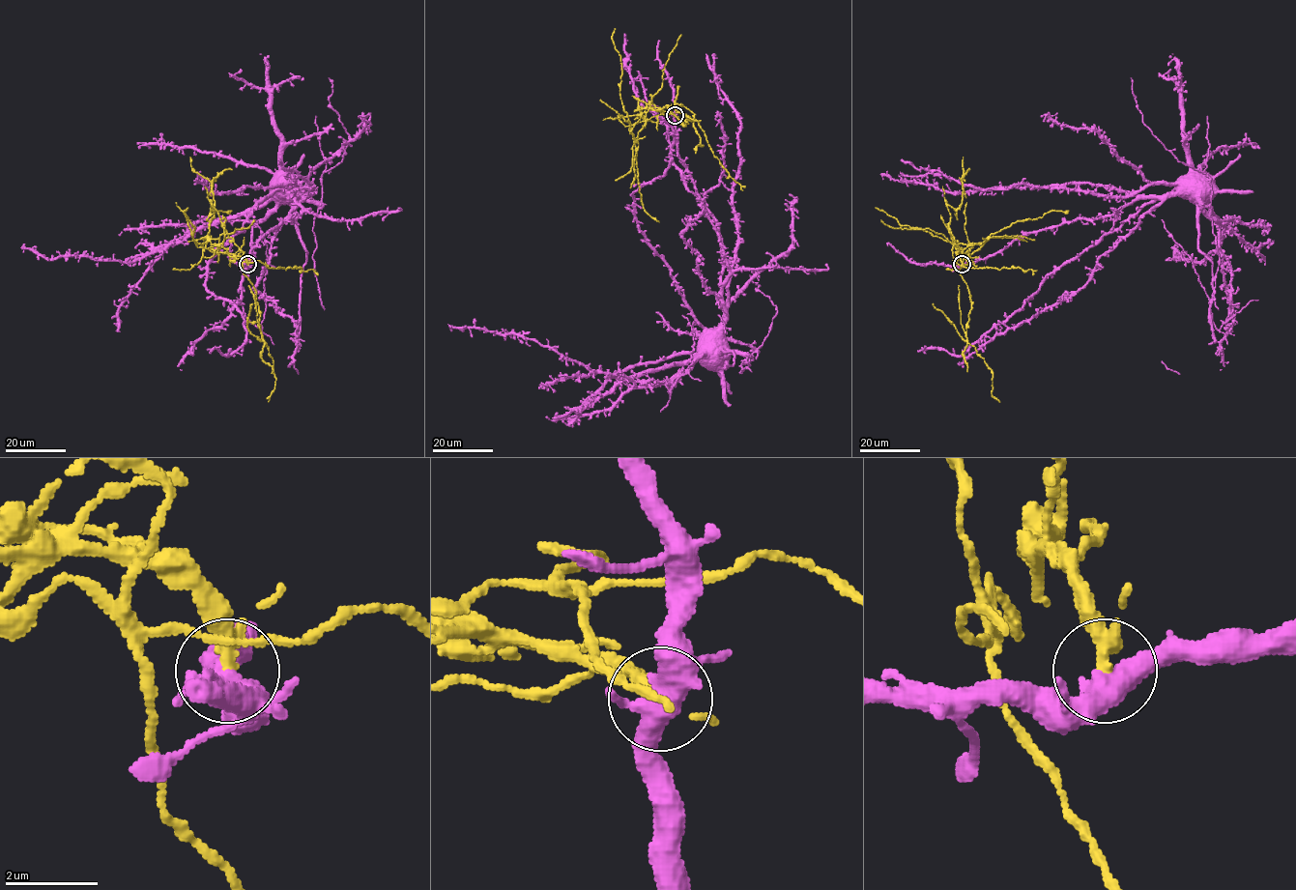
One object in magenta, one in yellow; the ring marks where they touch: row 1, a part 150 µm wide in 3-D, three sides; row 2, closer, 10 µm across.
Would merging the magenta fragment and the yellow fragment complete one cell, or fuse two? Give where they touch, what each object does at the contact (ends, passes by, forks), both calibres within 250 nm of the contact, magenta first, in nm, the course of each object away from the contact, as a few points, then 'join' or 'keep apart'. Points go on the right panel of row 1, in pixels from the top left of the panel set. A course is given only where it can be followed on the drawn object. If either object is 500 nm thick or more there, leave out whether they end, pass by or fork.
at (962, 264); magenta forks there; yellow ends there; 440 nm thick on the magenta side, 360 nm on the other; magenta runs (962, 264), (987, 259), (1031, 232), (1105, 217), (1176, 189), (1066, 261), (1021, 308), (961, 356), (917, 351); yellow runs (962, 264), (955, 247), (964, 249), (984, 241), (951, 243), (919, 228), (900, 225), (875, 208); keep apart

